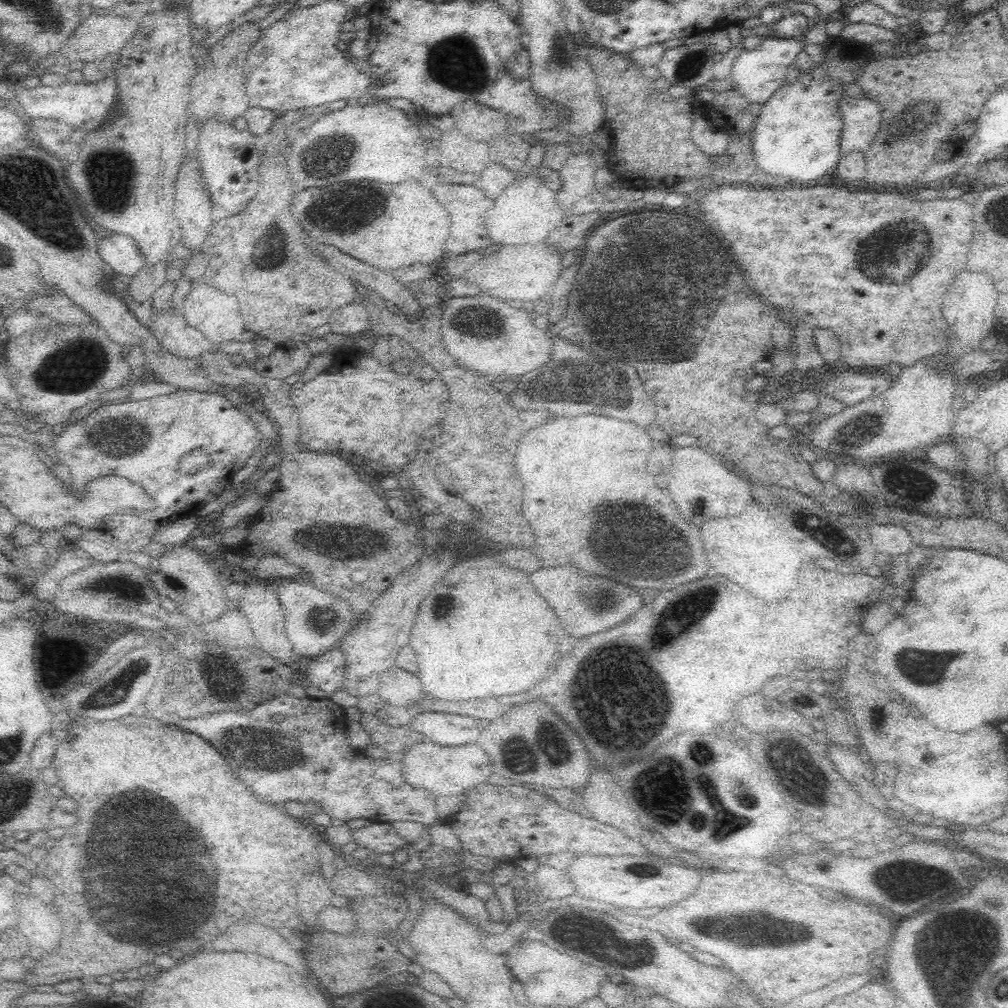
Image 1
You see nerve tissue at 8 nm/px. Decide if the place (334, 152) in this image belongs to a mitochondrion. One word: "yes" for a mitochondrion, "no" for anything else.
yes

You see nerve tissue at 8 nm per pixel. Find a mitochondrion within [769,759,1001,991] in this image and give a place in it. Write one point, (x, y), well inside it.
(962, 922)

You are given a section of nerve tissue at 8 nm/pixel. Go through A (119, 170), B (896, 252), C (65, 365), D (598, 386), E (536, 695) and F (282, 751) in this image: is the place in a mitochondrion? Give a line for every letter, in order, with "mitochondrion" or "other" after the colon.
A: mitochondrion
B: mitochondrion
C: mitochondrion
D: mitochondrion
E: other
F: mitochondrion

